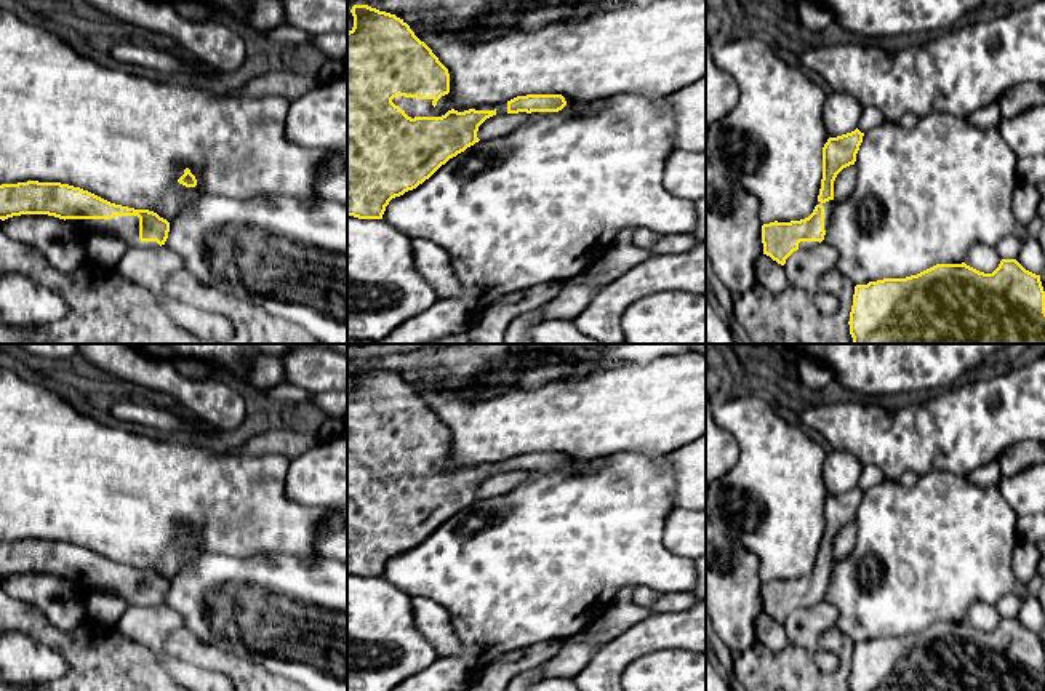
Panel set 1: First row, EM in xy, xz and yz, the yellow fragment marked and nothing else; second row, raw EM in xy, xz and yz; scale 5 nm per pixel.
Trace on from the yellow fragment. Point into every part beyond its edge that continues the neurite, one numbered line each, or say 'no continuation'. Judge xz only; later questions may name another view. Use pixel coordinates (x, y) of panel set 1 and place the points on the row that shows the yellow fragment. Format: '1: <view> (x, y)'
1: xz (413, 107)

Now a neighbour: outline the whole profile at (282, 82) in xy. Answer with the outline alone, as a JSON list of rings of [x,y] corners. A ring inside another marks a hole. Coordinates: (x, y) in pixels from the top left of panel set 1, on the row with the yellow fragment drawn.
[[[266,69],[262,75],[250,80],[245,86],[229,91],[232,96],[283,96],[294,102],[304,93],[317,86],[314,75],[301,75],[290,69]]]

